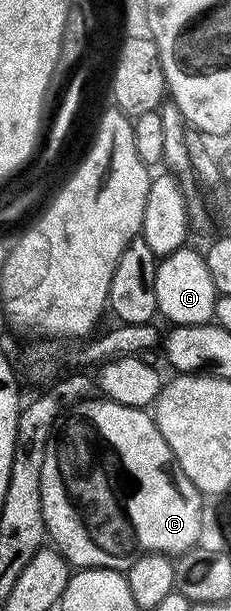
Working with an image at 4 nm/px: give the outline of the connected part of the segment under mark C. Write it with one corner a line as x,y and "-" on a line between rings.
91,397
84,402
76,403
56,422
51,436
48,438
48,444
45,445
45,455
41,466
41,509
43,510
46,534
50,541
52,539
55,542
52,543
54,550
58,551
67,560
68,564
75,569
93,567
126,571
138,557
146,553
180,555
189,548
196,546
199,542
202,525
203,497
194,486
188,483
183,485
182,491
175,484
174,477
171,476
171,467
173,471
173,456
169,445
163,442
154,418
144,408
114,403
106,397

